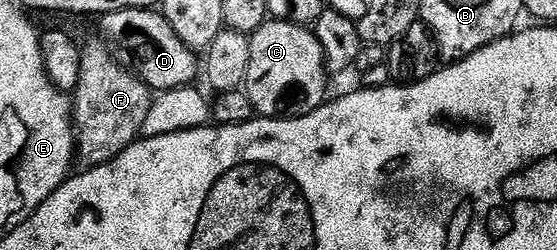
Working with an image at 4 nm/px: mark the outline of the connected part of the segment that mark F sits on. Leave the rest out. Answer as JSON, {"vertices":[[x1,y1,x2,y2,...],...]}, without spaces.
{"vertices":[[95,38,91,44,83,43,81,45,82,57,80,58,80,82,76,86,76,90,72,94,72,119,76,129,76,156,79,161,83,160,83,165,90,168,99,168,101,164,107,164,109,160,115,160,122,149,133,144,135,140,142,136,142,127,144,126,144,118,148,118,148,110,150,109,150,101,152,99,152,90,142,80,138,79,133,71,130,72,122,64,117,64,114,61,115,53,101,39]]}

